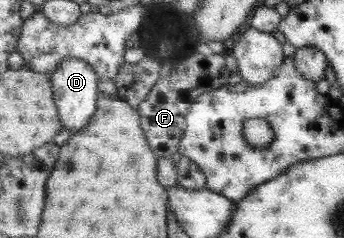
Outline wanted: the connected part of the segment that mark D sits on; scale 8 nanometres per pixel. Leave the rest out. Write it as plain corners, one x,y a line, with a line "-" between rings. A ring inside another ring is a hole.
76,57
65,58
58,63
56,70
50,76
53,82
54,95
57,107
60,109
60,118
65,128
73,134
89,125
95,115
100,96
100,77
96,69
84,59

